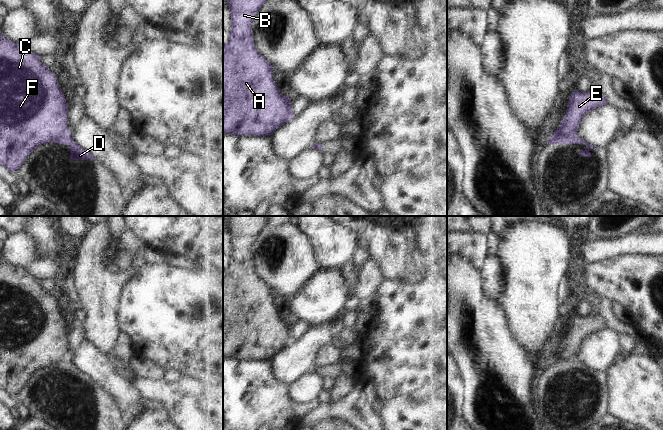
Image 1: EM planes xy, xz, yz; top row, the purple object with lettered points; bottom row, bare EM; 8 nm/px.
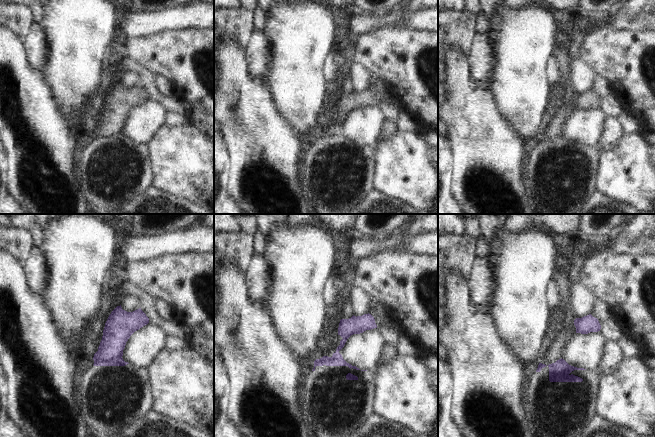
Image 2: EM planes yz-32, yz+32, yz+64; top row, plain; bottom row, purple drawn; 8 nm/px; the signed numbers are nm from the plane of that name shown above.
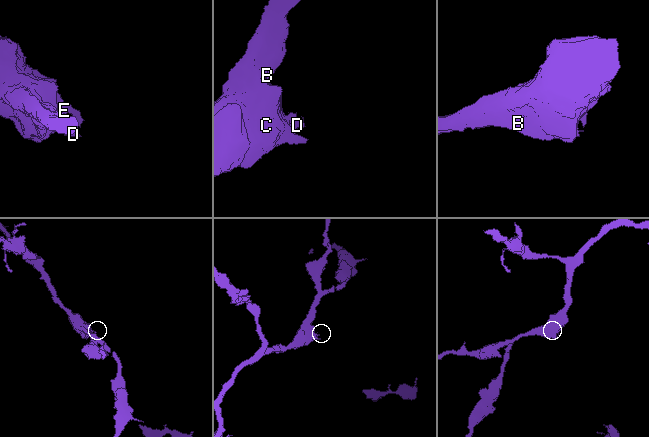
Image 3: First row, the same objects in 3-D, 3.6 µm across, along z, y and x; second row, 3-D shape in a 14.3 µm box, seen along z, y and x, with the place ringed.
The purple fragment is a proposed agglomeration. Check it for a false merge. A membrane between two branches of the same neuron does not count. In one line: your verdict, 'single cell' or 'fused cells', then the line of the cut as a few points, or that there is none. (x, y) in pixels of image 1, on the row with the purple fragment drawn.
fused cells; cut yz (576, 131), (552, 136)

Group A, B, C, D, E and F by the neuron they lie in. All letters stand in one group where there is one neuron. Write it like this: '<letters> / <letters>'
A B C E F / D

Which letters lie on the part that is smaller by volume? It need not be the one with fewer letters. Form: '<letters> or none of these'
D

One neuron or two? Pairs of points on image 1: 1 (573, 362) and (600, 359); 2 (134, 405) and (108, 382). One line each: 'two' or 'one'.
1: two
2: one

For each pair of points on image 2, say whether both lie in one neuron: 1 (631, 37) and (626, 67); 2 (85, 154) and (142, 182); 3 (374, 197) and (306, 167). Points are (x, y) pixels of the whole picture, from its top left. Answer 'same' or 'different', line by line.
1: same
2: same
3: different

